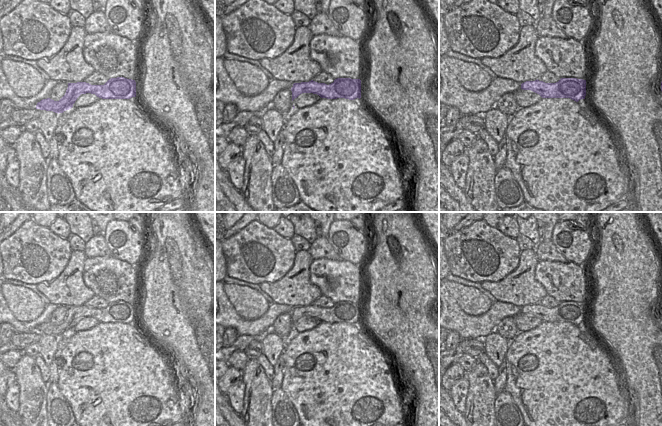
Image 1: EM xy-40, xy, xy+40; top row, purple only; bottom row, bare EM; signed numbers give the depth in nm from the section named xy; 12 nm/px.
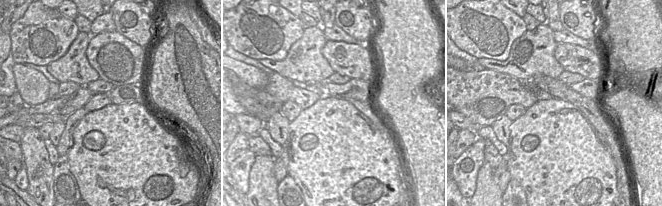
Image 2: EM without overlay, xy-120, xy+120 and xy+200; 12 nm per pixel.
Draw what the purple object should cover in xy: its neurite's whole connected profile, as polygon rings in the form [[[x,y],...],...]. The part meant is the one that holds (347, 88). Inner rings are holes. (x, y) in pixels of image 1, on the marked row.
[[[337,78],[329,85],[311,80],[309,82],[294,83],[291,91],[292,101],[302,93],[313,93],[327,99],[345,98],[354,100],[361,98],[361,80]]]

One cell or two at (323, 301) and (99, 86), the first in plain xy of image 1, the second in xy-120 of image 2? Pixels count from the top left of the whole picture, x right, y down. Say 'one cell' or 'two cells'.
one cell

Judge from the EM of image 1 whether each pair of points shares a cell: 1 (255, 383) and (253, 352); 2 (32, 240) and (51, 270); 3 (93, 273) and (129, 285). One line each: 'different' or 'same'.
1: different
2: same
3: same

